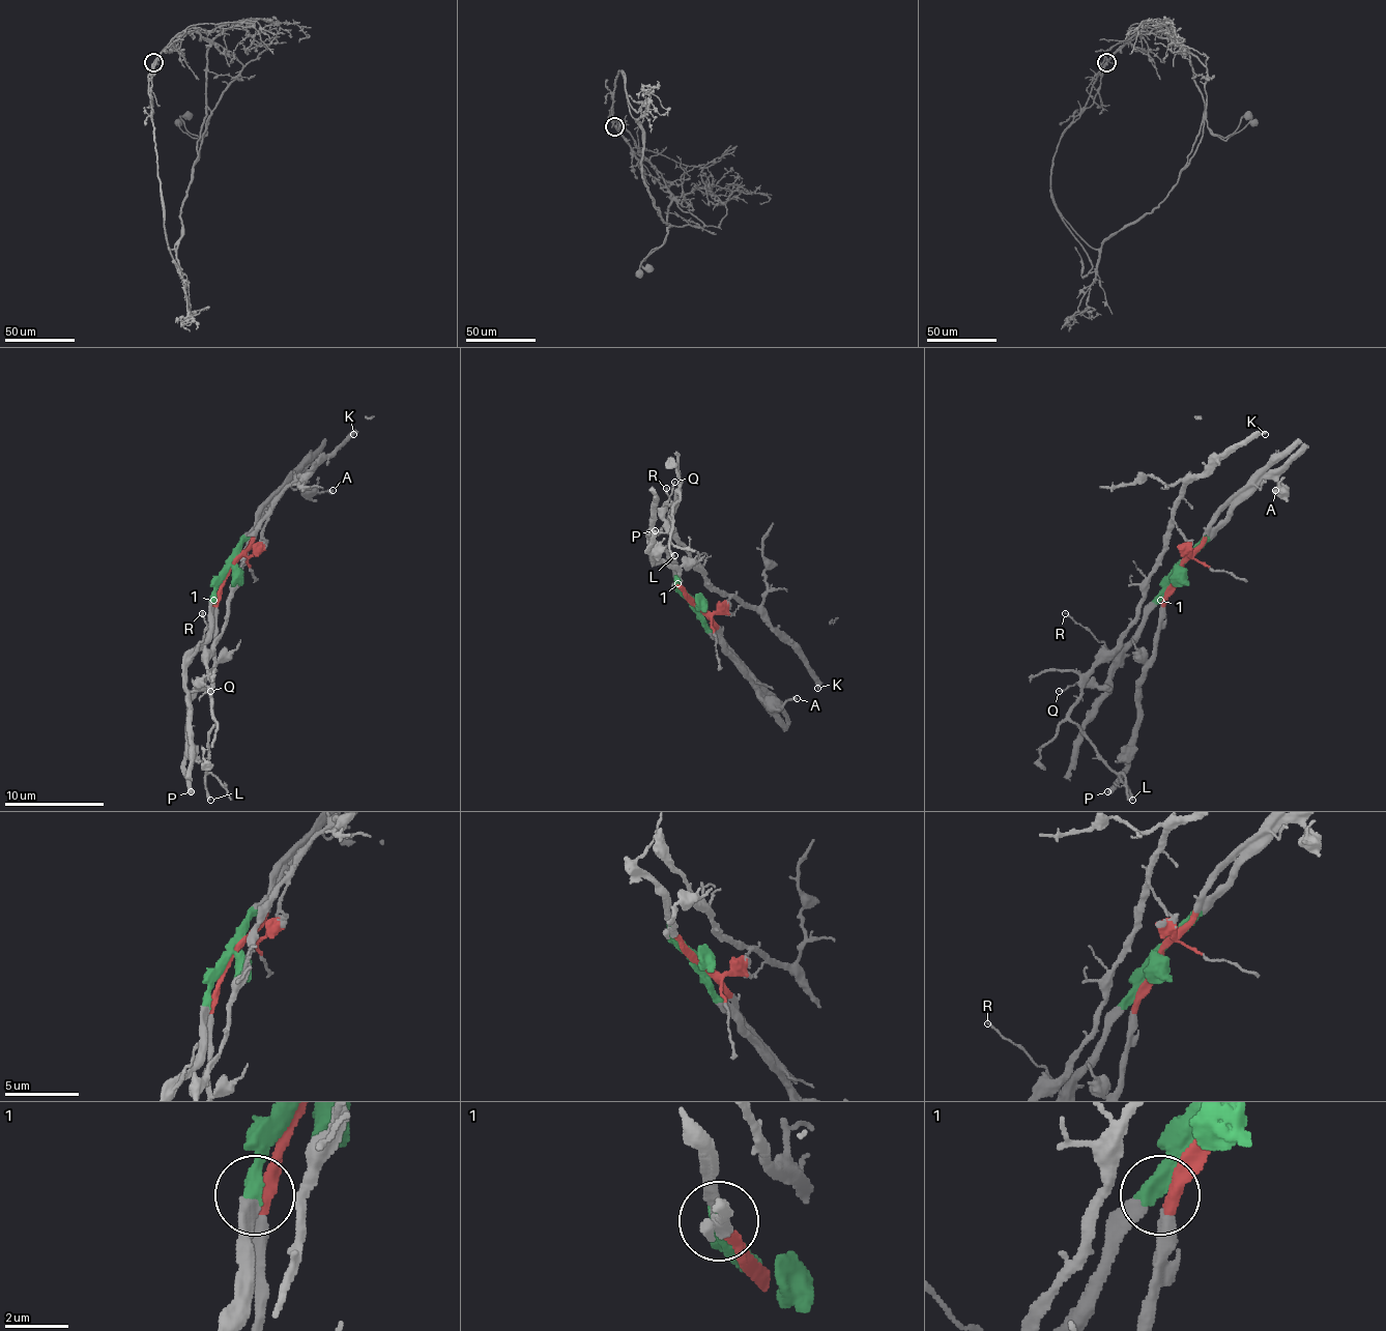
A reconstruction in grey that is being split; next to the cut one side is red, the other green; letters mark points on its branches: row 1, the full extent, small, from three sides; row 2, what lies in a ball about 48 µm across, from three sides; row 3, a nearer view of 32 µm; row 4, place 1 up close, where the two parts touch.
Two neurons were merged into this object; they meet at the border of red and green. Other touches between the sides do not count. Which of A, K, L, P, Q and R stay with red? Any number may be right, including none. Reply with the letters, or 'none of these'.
K, L, P

